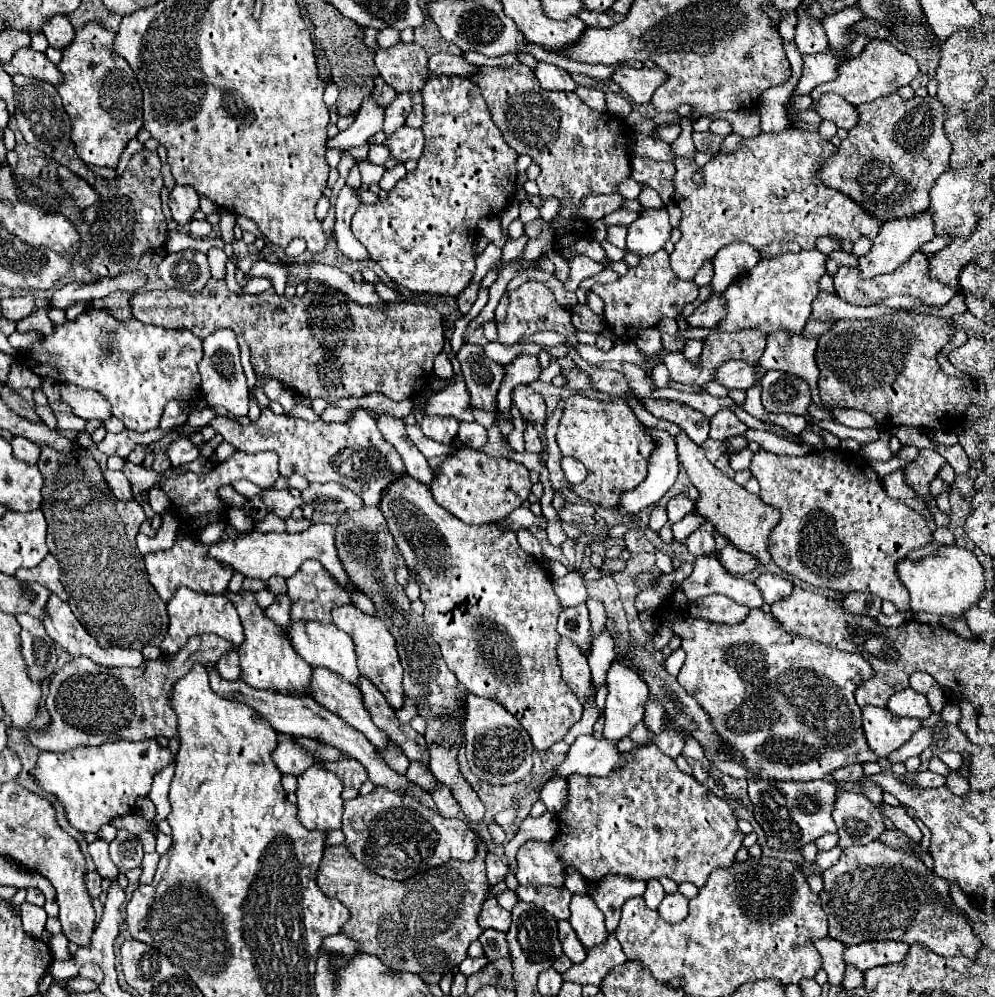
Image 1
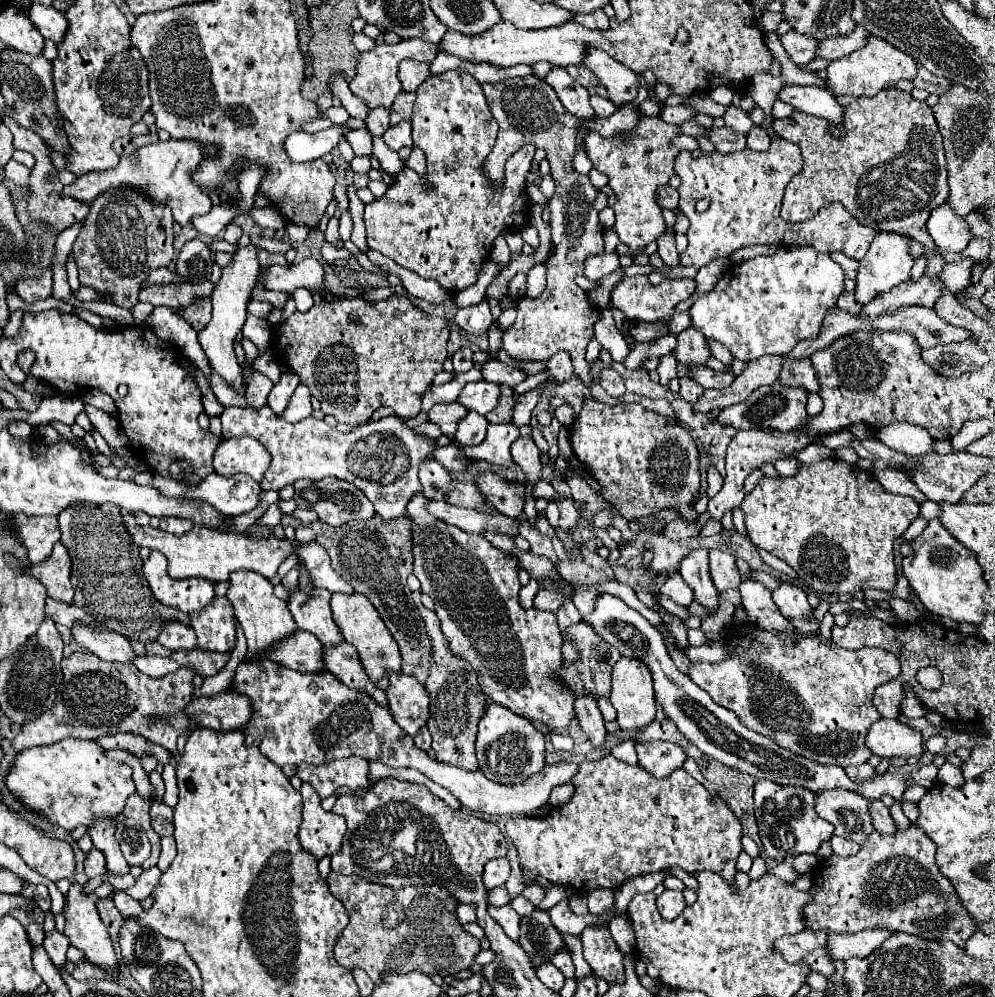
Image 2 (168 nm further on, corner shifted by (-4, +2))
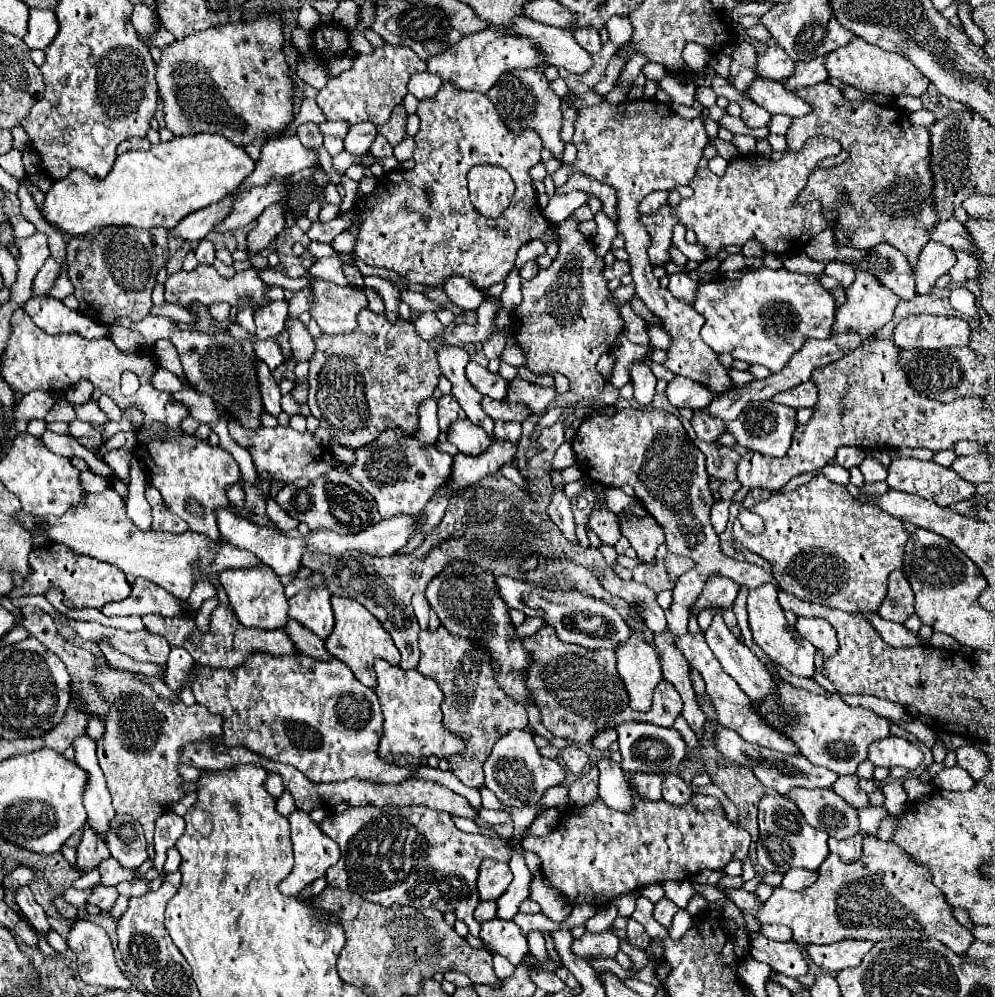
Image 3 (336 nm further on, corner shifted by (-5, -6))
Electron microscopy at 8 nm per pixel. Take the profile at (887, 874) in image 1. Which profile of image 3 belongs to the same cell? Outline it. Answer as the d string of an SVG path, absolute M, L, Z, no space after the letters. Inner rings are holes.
M863 835L862 845L863 855L857 863L841 863L837 855L829 853L819 867L817 881L803 891L777 887L757 913L757 919L787 925L801 945L843 939L937 939L953 953L965 955L975 937L955 919L945 895L931 885L929 867L913 863L901 847L895 847L893 841L881 841L877 835Z

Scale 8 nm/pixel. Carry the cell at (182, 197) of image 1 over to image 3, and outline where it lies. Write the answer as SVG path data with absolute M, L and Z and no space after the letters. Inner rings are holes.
M221 135L175 137L169 143L153 145L149 151L121 153L105 179L93 179L77 169L69 177L55 181L45 197L43 217L73 237L95 235L105 225L173 229L185 215L221 201L253 169L255 163L245 149Z

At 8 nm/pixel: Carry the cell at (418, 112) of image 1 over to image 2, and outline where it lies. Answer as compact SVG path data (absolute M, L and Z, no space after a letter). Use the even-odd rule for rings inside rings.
M402 91L402 93L394 99L394 103L392 103L392 107L390 107L390 123L392 123L392 125L400 123L402 119L410 119L410 117L412 117L414 99L416 99L416 93L406 93L406 91Z

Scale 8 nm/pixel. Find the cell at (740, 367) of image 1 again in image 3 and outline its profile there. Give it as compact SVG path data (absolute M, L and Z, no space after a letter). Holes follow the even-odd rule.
M675 377L673 381L669 381L667 397L669 397L671 405L689 407L689 409L697 409L697 407L703 409L713 401L713 395L709 395L709 391L705 391L705 387L701 387L699 383L693 383L693 379L685 379L685 377Z

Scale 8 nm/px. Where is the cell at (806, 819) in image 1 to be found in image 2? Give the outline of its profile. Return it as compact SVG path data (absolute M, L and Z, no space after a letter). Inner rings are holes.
M760 779L754 787L754 801L756 801L756 821L760 841L766 857L770 859L786 861L802 853L816 855L820 845L828 843L832 837L834 827L828 821L818 819L814 811L816 795L804 791L802 787L784 787L768 779Z

